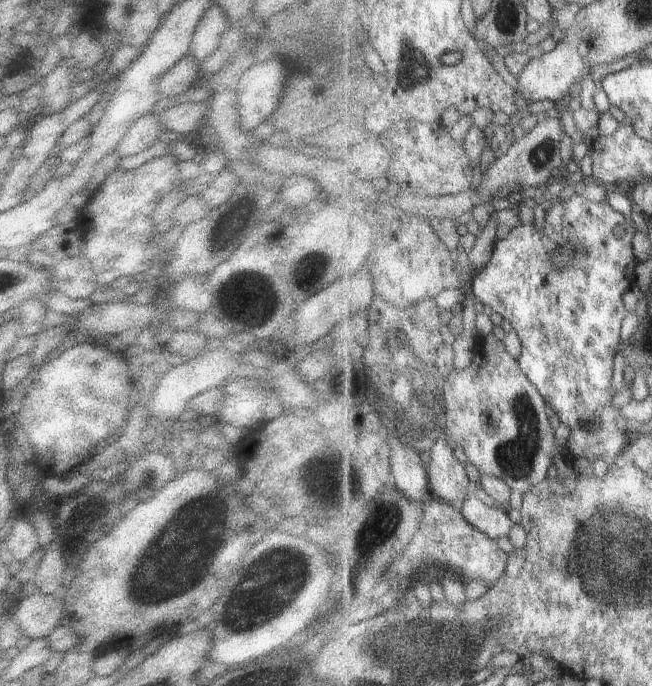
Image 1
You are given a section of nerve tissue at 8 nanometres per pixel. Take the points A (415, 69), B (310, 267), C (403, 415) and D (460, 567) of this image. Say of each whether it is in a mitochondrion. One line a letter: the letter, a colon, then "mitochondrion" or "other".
A: mitochondrion
B: mitochondrion
C: mitochondrion
D: other

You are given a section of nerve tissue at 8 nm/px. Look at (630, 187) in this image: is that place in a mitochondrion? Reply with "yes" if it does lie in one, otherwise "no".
no

